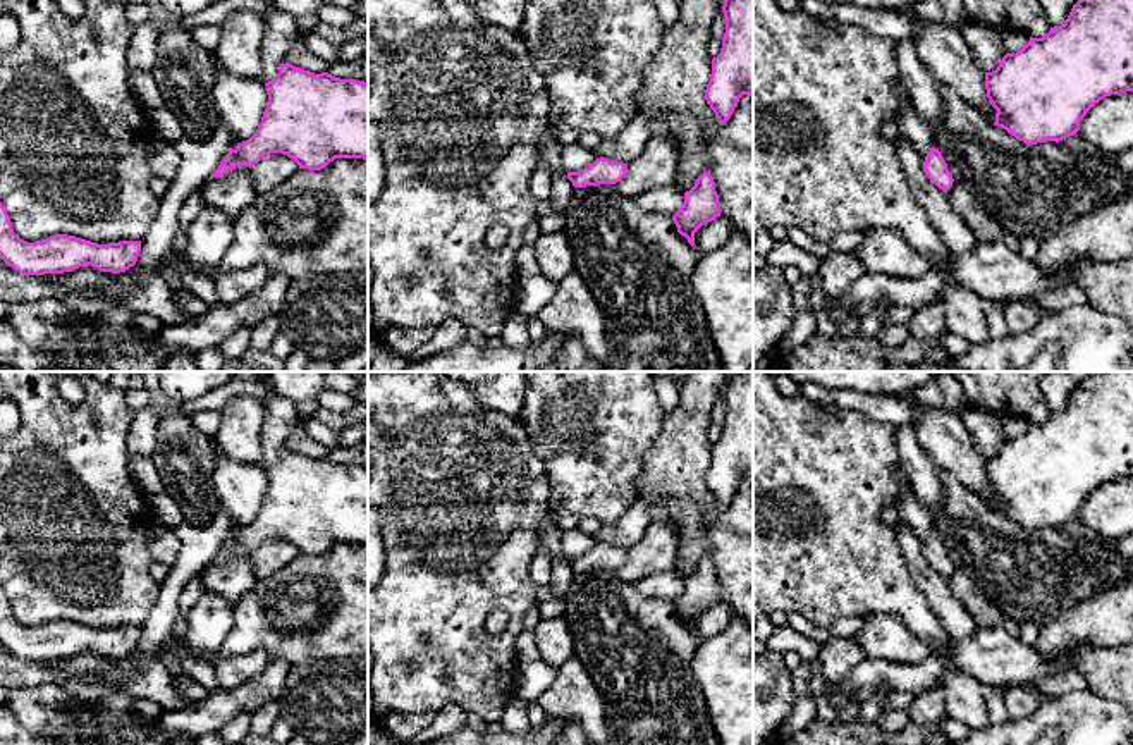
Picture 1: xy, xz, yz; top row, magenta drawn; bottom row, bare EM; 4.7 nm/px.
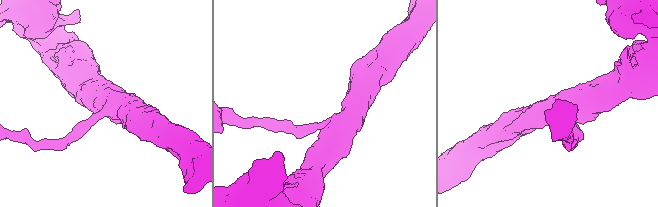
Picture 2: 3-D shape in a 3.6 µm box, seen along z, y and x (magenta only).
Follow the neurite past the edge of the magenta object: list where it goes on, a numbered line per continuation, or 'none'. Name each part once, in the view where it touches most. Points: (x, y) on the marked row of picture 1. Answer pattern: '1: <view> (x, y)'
none

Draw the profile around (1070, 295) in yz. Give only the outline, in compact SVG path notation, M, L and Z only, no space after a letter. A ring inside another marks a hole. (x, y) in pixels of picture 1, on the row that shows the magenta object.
M1076 282L1050 289L1035 299L1035 311L1040 317L1054 315L1064 308L1083 306L1088 299Z

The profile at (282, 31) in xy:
M273 5L263 19L266 31L261 43L261 69L263 81L268 83L277 77L280 65L287 62L289 50L303 33L289 14Z

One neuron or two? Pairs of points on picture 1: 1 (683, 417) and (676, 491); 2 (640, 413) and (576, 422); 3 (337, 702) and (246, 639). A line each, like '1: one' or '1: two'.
1: one
2: one
3: two

